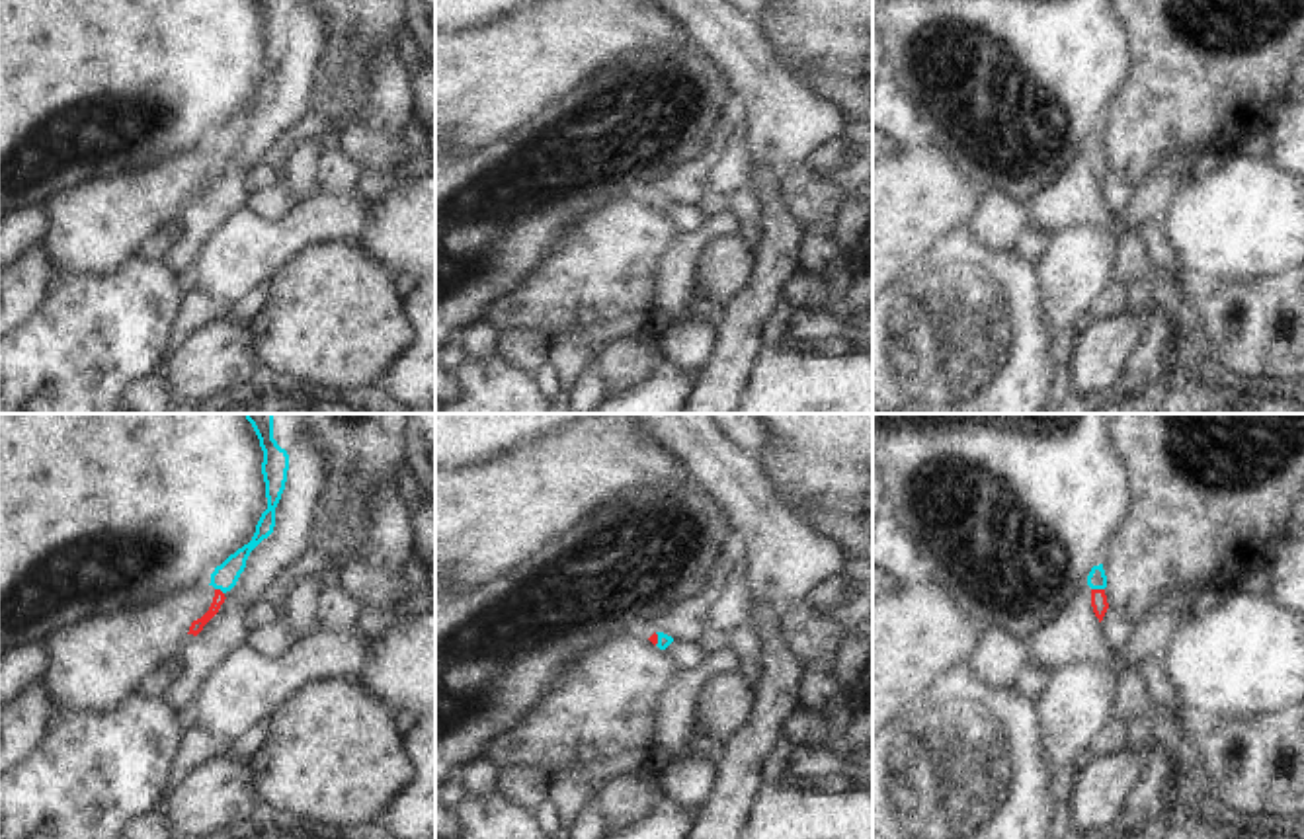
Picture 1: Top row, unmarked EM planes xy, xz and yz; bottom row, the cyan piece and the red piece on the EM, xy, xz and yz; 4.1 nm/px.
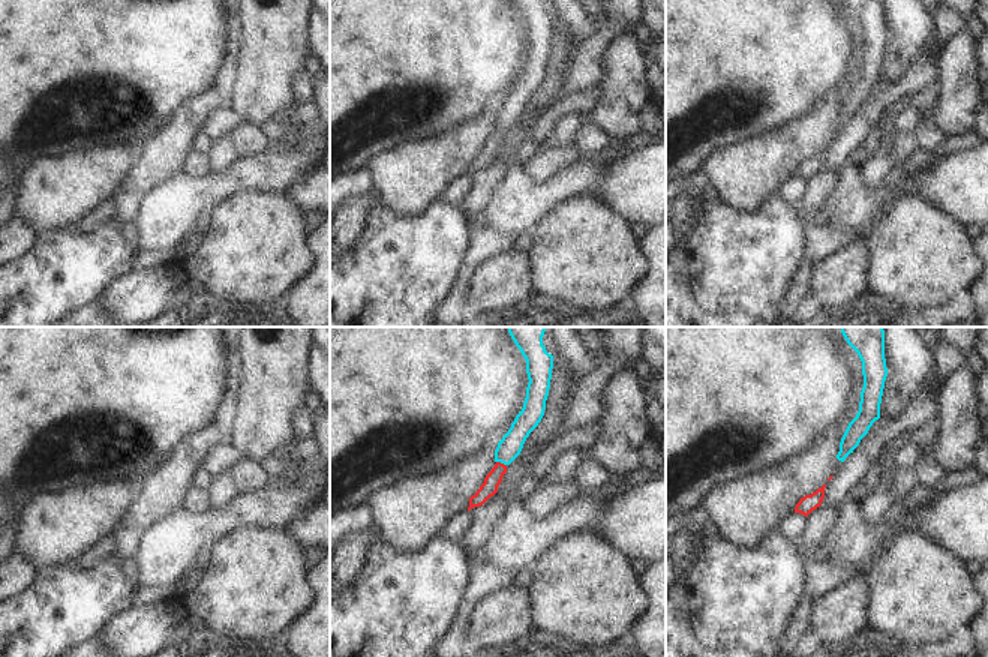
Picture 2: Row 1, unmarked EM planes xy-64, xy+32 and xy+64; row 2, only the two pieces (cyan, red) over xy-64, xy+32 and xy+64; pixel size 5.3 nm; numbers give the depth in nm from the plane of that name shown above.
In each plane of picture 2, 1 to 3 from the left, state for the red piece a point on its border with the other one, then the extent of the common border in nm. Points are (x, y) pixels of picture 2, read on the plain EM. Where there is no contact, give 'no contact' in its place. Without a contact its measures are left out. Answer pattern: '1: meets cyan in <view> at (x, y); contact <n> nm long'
1: no contact
2: meets cyan in xy+32 at (501, 126); contact 60 nm long
3: no contact

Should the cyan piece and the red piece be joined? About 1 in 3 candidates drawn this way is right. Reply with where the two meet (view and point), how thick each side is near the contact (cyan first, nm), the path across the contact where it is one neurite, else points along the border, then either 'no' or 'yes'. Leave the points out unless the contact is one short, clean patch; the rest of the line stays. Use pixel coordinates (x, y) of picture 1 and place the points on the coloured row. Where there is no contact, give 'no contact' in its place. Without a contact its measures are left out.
contact yz (1098, 588); calibres 80 and 70 nm; way yz (1096, 580), (1098, 588), (1100, 603); yes

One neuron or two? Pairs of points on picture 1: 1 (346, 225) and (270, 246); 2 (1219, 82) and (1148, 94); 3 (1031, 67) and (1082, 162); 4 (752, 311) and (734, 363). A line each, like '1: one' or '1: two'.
1: one
2: one
3: two
4: one

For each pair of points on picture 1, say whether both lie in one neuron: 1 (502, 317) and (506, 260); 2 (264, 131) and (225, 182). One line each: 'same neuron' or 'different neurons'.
1: different neurons
2: same neuron

